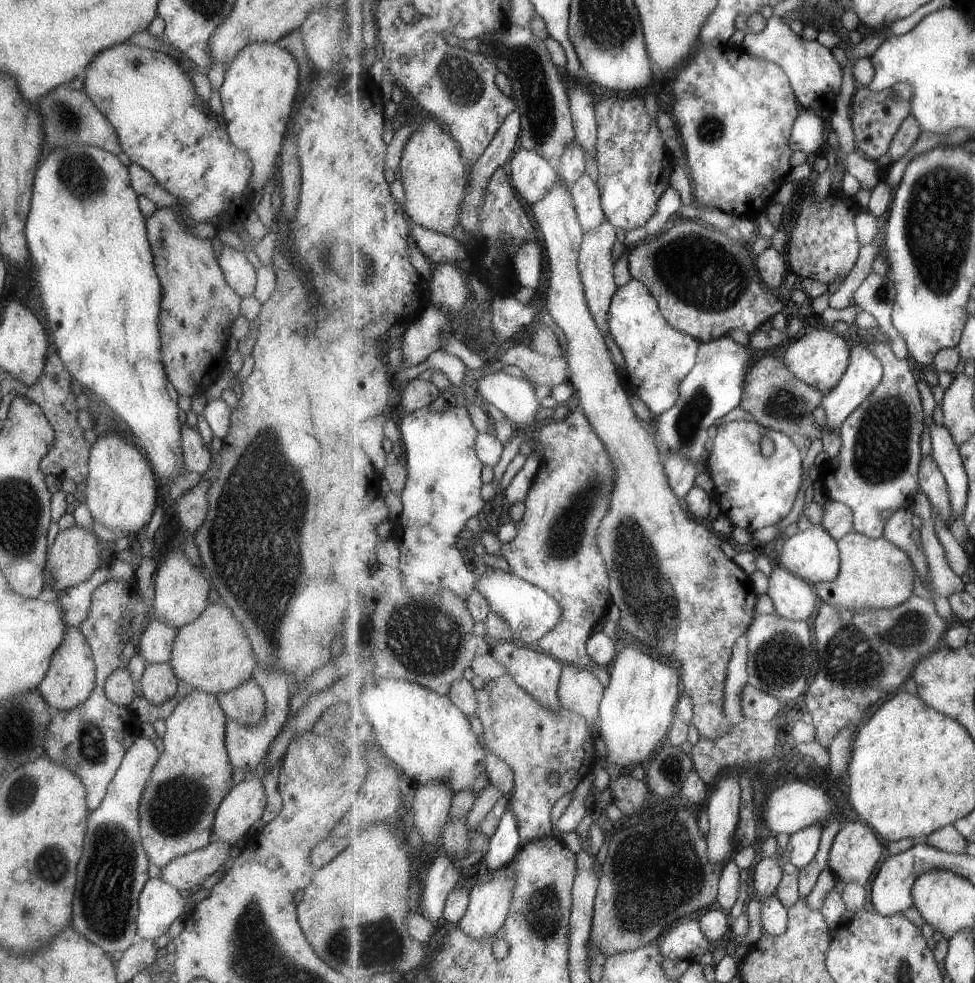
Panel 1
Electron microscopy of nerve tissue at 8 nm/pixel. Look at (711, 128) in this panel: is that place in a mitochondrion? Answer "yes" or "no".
yes

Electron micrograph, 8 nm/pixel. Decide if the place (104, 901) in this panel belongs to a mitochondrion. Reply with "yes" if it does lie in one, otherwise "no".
yes

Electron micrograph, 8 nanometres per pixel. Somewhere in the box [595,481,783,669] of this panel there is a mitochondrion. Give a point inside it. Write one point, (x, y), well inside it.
(631, 542)

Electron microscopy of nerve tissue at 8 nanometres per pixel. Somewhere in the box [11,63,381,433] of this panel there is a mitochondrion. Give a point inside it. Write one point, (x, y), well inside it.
(80, 174)

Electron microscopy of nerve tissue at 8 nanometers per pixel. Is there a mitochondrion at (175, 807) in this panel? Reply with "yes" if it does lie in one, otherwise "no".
yes

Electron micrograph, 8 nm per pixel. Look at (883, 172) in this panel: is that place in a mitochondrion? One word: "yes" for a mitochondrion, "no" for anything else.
no

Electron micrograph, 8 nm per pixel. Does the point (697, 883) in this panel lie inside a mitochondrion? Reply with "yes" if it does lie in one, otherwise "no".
yes

